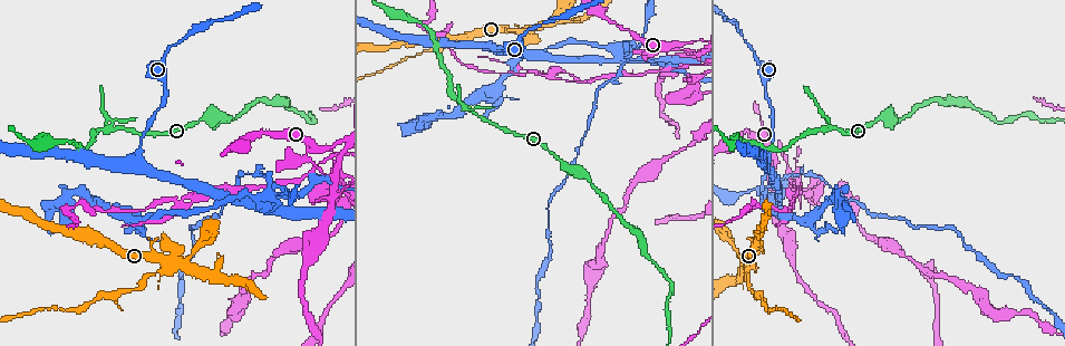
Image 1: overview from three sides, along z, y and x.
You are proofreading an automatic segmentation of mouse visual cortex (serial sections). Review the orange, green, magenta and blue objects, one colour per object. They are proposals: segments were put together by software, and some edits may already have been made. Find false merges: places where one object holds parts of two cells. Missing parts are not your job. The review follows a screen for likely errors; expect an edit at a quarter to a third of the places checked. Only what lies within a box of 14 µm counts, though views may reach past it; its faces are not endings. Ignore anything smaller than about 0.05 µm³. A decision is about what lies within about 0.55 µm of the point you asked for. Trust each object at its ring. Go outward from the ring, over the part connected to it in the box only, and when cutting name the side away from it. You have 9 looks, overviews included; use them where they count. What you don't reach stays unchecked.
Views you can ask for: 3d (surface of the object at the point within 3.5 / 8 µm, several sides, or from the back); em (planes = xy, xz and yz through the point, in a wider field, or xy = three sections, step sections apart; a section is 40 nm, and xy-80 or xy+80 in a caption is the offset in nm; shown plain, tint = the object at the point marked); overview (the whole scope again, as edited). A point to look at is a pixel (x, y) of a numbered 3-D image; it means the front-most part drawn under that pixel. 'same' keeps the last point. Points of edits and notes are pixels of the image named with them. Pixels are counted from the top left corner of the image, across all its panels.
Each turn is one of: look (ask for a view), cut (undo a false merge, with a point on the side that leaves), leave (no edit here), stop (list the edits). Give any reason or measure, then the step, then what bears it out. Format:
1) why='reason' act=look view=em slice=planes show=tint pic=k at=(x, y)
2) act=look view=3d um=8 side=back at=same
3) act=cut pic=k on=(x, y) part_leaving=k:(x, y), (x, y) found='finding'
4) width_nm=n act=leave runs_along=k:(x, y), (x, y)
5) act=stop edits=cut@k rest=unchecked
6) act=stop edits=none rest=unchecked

why='four or more arms meet' act=look view=3d um=3.5 pic=1 at=(520, 31)

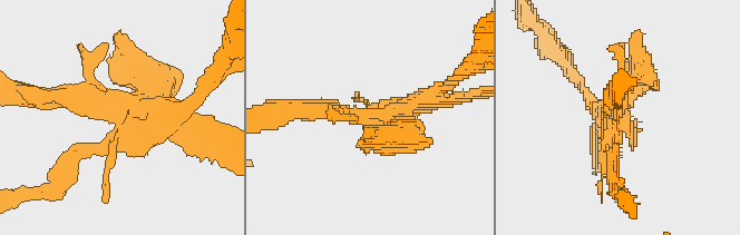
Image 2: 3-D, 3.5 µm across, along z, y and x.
why='need the tissue' act=look view=em slice=planes show=tint pic=2 at=(373, 115)

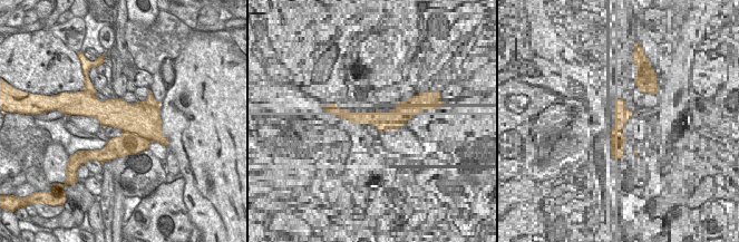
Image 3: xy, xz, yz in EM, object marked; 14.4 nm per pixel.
act=look view=em slice=xy step=1 show=tint at=same

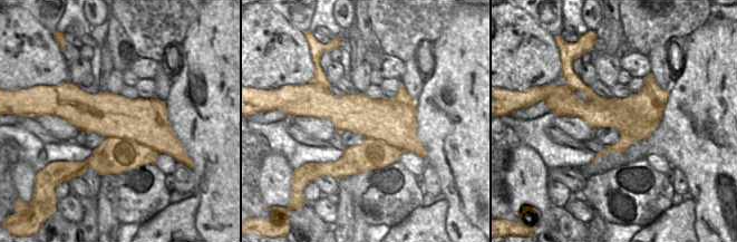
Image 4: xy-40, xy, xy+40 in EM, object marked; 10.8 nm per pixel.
act=cut pic=2 on=(202, 80) found='a second cell is stuck on'

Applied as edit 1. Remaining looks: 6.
act=look view=em slice=planes show=tint pic=1 at=(140, 155)

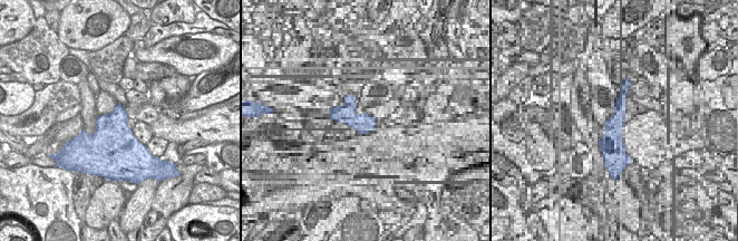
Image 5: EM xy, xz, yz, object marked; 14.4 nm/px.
why='see where the arms go' act=look view=3d um=3.5 at=same

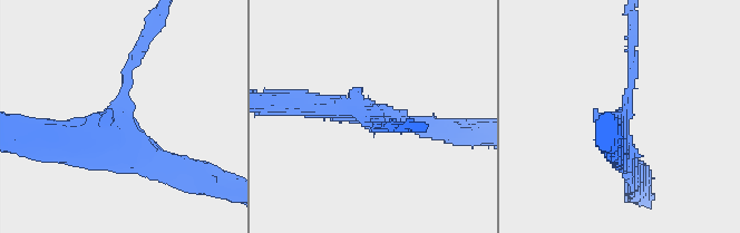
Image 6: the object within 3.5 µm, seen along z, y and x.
width_nm=600 act=leave runs_along=6:(140, 48), (127, 71), (120, 141), (165, 164) found='all the same cell'

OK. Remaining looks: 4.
why='arms part here' act=look view=3d um=8 pic=1 at=(831, 129)

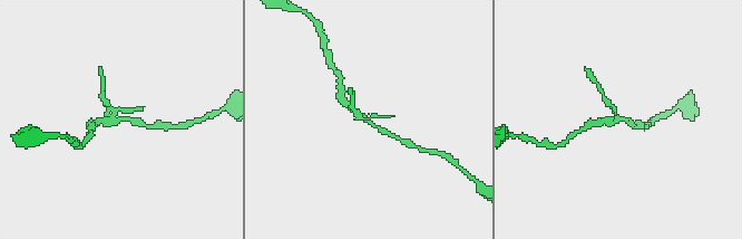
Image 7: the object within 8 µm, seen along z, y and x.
why='zoom in' act=look view=3d um=3.5 pic=7 at=(116, 121)

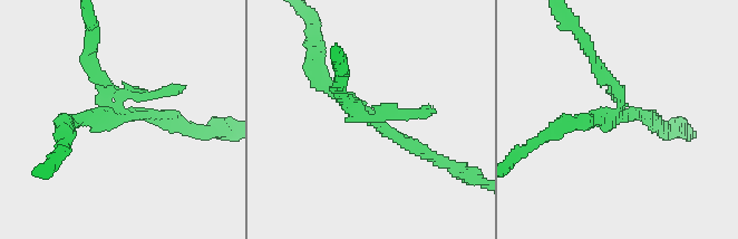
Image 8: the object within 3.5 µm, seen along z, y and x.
why='need the tissue' act=look view=em slice=xy step=1 show=tint pic=8 at=(127, 119)

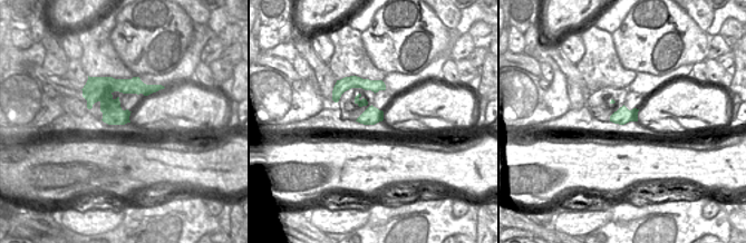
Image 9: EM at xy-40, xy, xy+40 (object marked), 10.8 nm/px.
act=cut pic=8 on=(99, 75) part_leaving=8:(116, 102), (91, 67), (91, 22) found='a second cell is stuck on'

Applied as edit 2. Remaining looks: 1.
act=stop edits=cut@2,cut@8 rest=unchecked

